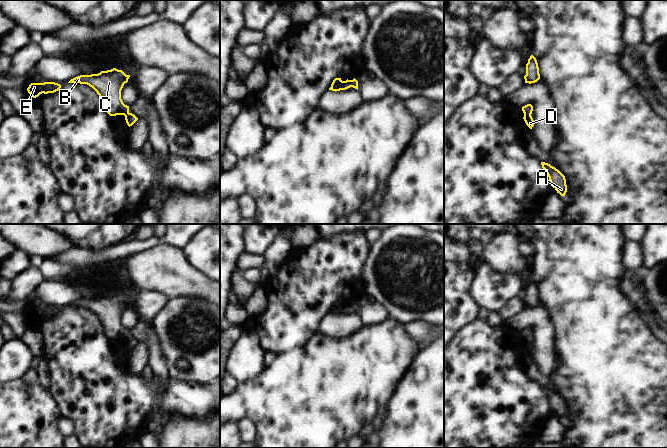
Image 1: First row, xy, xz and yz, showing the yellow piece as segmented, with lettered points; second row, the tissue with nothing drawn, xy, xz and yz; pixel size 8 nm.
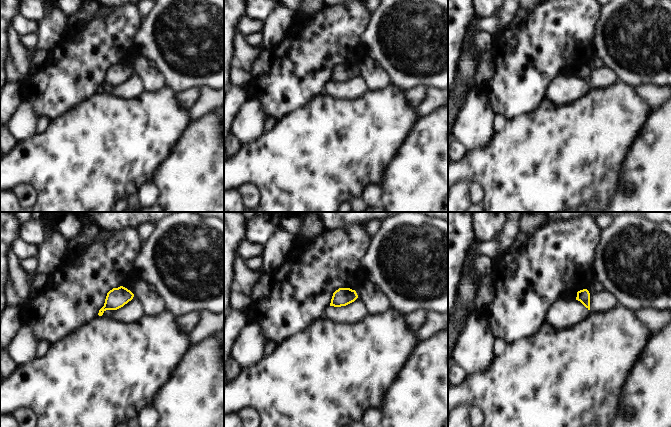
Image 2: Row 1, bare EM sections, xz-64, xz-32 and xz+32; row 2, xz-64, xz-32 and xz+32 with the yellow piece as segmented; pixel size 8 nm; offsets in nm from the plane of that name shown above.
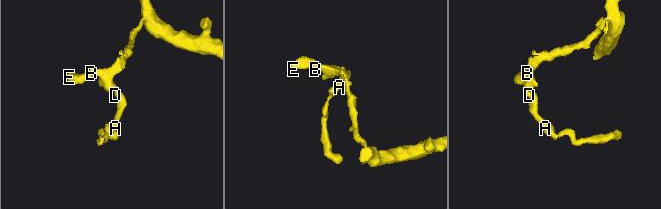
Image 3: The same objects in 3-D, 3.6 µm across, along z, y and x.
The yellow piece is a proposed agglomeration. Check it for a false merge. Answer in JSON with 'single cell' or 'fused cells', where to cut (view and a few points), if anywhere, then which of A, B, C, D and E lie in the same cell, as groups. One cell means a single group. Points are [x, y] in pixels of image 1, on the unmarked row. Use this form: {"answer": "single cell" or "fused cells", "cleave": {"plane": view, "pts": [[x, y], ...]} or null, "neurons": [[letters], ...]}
{"answer": "single cell", "cleave": null, "neurons": [["A", "B", "C", "D", "E"]]}

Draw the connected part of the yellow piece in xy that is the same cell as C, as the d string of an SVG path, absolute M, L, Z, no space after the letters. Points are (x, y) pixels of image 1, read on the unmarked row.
M113 292L98 298L77 300L68 307L87 308L92 311L102 324L105 335L110 340L124 339L130 351L138 342L129 336L129 330L125 329L121 323L121 314L129 301L130 299L126 299L122 294Z

